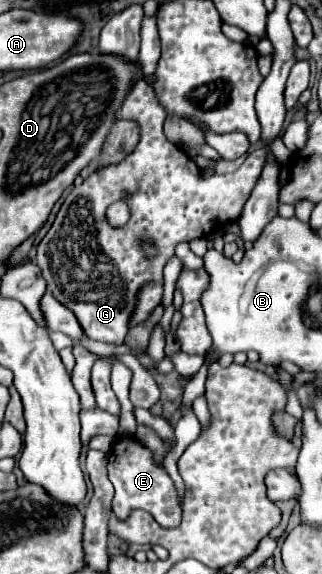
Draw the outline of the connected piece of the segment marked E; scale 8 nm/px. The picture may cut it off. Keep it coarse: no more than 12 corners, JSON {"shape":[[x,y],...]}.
{"shape":[[135,438],[109,452],[113,512],[133,508],[161,526],[181,522],[171,476]]}

